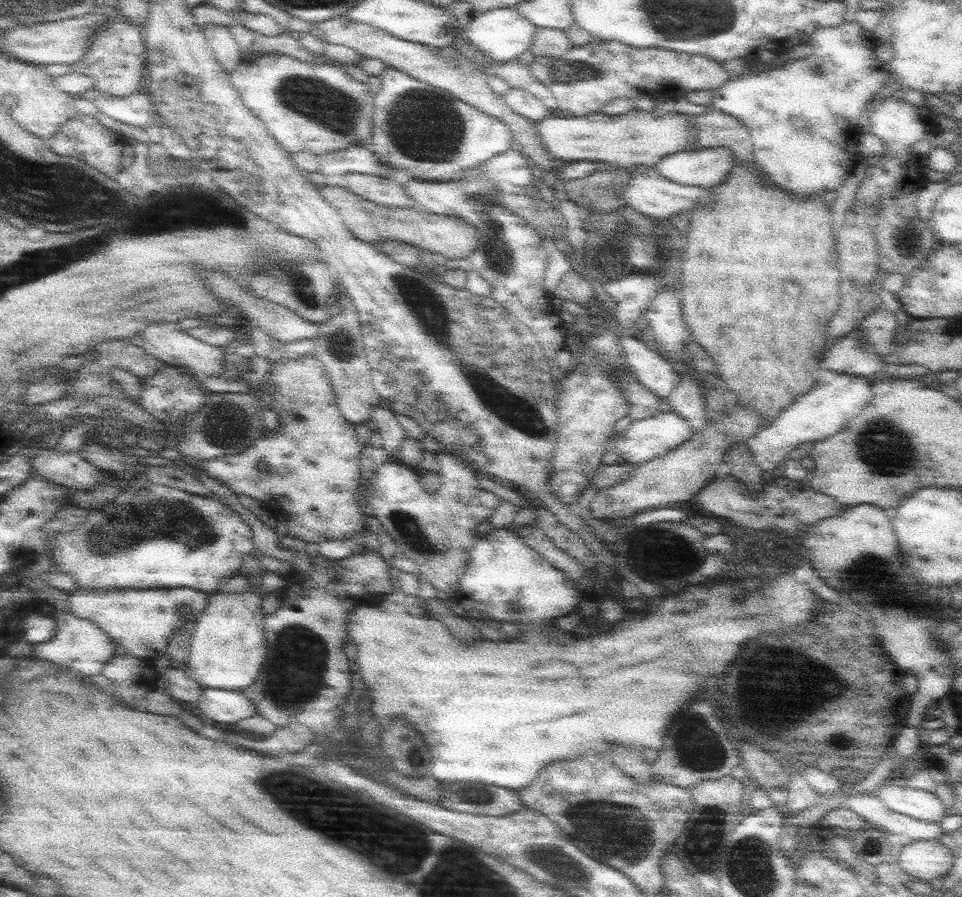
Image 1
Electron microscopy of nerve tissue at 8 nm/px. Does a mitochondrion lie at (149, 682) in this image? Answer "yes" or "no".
no

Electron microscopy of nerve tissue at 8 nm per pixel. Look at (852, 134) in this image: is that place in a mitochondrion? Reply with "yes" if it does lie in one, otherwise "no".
no

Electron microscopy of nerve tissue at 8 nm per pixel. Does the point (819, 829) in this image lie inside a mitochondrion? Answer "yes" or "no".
no

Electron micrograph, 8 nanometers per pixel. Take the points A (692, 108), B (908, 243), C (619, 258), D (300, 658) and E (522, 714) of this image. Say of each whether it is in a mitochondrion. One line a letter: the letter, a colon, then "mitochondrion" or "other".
A: other
B: mitochondrion
C: mitochondrion
D: mitochondrion
E: other

